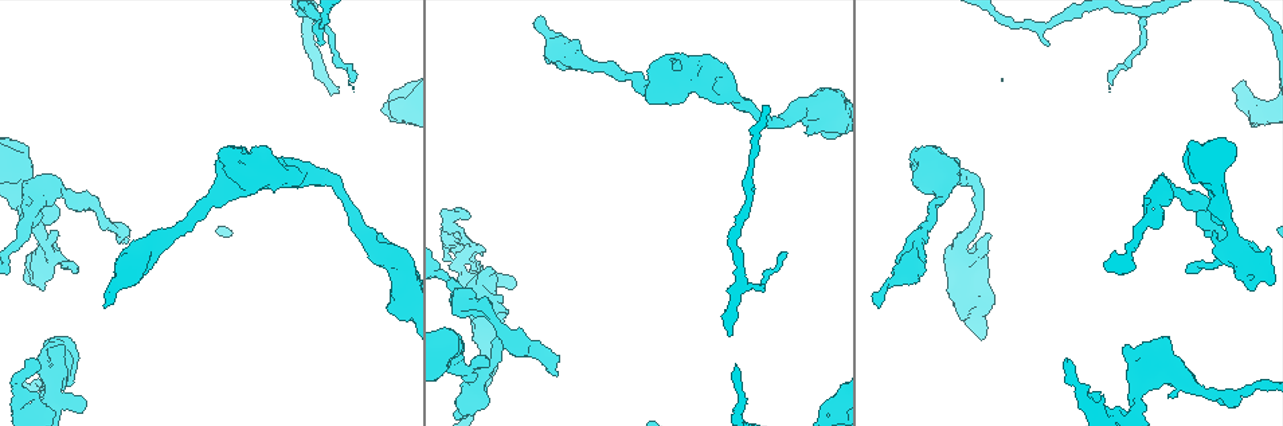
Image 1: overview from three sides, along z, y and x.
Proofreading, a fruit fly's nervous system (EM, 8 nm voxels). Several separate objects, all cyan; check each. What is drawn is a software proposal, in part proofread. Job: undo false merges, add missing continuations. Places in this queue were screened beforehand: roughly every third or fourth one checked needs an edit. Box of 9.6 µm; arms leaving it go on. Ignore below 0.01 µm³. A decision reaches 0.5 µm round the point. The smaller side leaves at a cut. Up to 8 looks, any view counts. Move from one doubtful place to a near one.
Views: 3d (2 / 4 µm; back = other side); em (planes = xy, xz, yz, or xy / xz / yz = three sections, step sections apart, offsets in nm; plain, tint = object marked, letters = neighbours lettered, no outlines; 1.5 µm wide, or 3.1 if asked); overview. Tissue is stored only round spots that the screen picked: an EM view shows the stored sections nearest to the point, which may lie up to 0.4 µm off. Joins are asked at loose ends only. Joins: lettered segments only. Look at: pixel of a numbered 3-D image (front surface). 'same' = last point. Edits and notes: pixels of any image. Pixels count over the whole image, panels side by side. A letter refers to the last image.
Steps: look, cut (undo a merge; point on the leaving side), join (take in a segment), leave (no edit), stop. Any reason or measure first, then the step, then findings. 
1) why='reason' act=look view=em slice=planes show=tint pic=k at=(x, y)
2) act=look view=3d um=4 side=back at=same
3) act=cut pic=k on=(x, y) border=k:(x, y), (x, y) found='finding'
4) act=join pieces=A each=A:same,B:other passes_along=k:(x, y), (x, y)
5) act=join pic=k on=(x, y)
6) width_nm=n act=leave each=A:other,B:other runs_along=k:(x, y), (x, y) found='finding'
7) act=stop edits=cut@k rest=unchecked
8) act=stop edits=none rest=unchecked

why='thick turns thin' act=look view=em slice=planes show=letters pic=1 at=(481, 336)

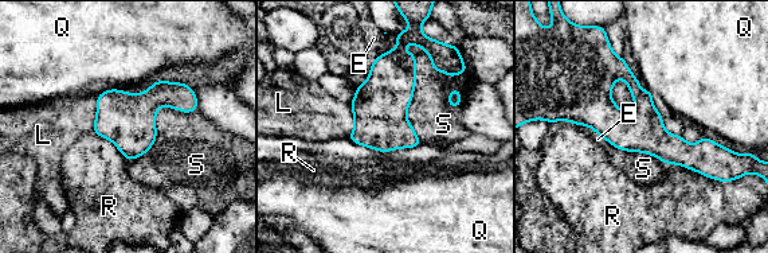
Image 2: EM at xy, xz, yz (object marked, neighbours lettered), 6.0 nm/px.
longest_contact=R:320nm act=leave each=E:other,L:other,Q:other,R:other,S:other runs_along=2:(569, 102), (682, 154), (717, 156) found='one neuron here'

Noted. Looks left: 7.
why='branch stops here' act=look view=3d um=4 pic=1 at=(77, 273)

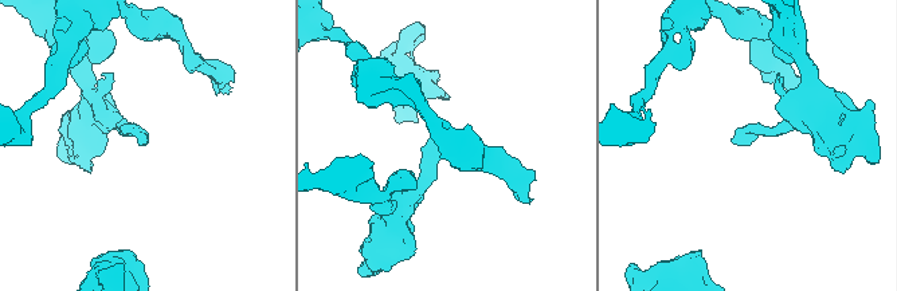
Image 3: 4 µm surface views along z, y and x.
why='shape alone is not enough' act=look view=em slice=yz step=8 show=tint pic=3 at=(735, 142)

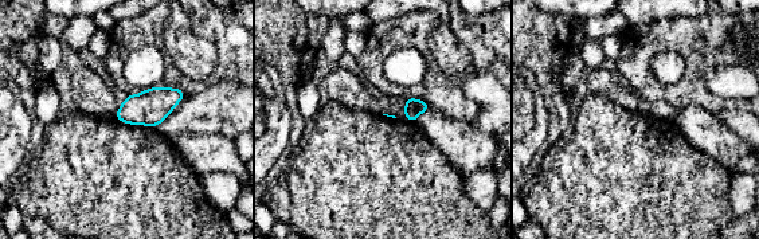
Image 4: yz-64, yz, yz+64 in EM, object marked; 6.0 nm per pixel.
act=look view=em slice=yz step=8 show=letters at=same

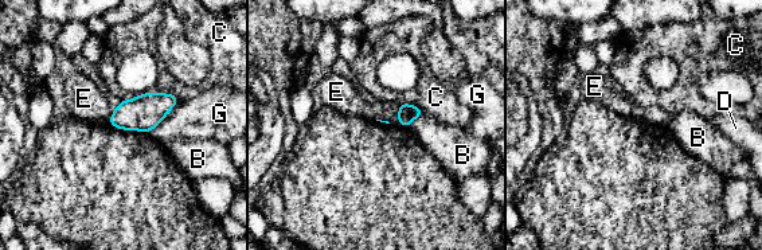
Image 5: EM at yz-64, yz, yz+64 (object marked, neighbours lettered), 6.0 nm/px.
act=leave each=B:other,C:other,D:other,E:other,G:other border=5:(176, 102), (148, 132) found='no lettered segment goes on from it'

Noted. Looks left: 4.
why='branch stops here' act=look view=3d um=2 pic=1 at=(536, 22)

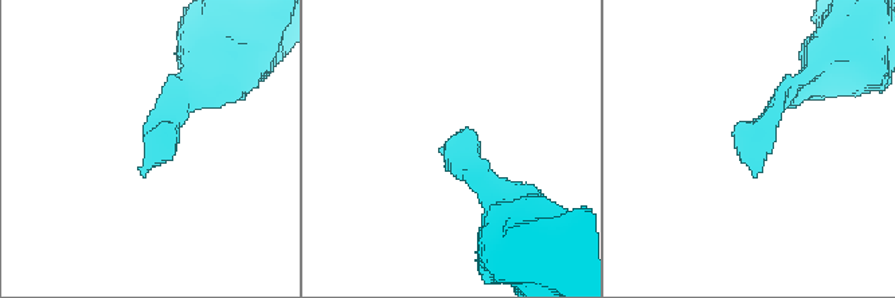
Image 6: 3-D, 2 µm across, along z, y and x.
why='need the tissue' act=look view=em slice=planes show=tint pic=6 at=(444, 152)

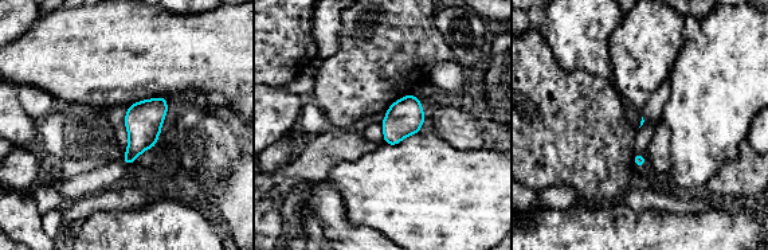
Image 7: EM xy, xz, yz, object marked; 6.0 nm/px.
act=look view=em slice=planes show=letters at=same

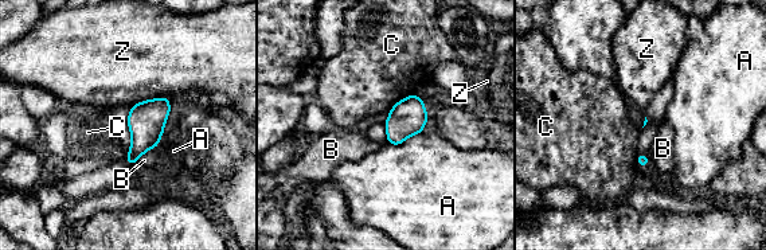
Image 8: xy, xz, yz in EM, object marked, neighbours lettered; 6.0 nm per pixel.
act=leave each=A:other,B:other,C:other,Z:other border=8:(411, 93), (399, 100), (390, 110) found='no lettered segment goes on from it'

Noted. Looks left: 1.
act=stop edits=none rest=unchecked

